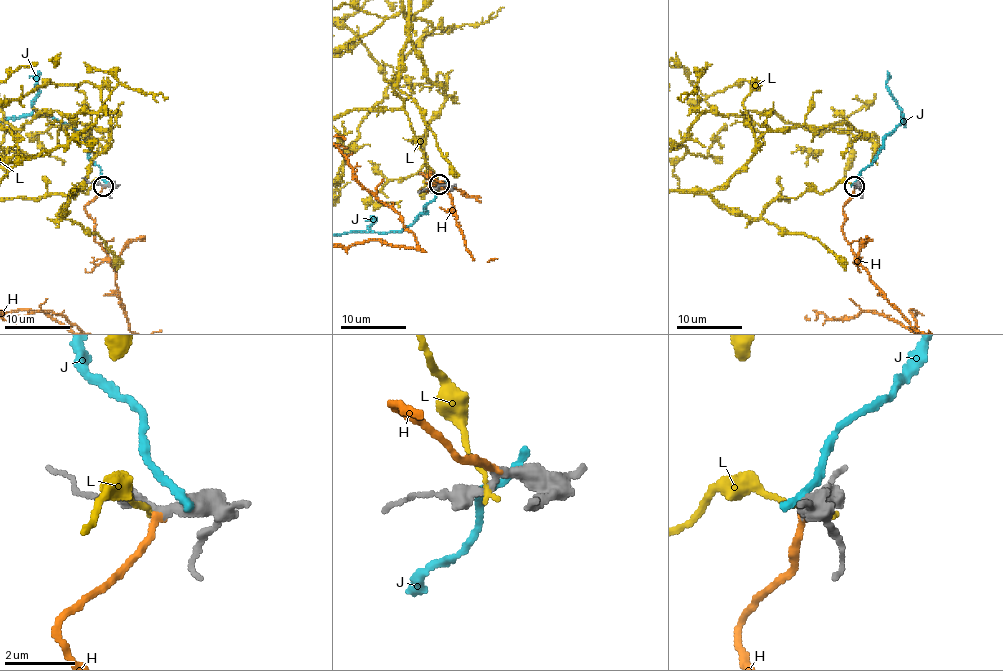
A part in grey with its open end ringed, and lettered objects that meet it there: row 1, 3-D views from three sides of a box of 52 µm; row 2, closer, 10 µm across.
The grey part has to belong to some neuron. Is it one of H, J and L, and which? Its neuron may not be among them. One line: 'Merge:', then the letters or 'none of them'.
Merge: H

